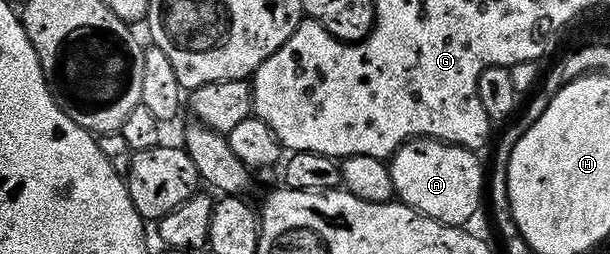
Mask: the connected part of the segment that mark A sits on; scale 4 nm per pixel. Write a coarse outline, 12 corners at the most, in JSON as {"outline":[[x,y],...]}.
{"outline":[[406,141],[389,168],[395,197],[466,226],[484,200],[472,150]]}

